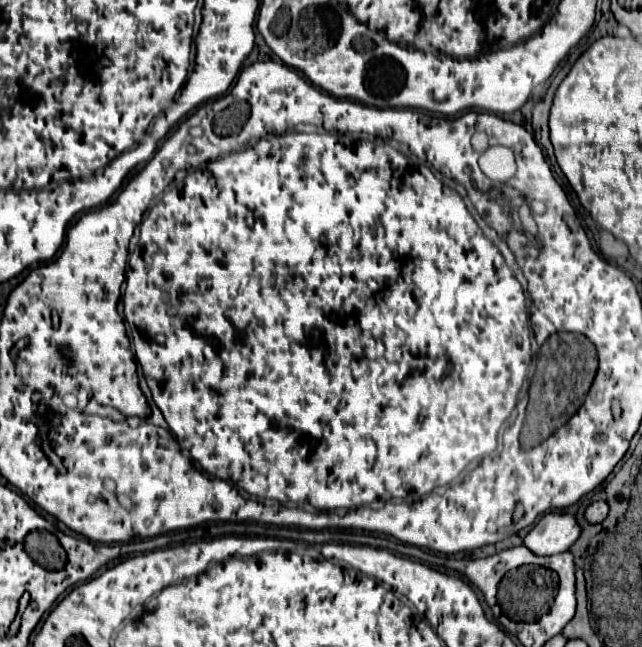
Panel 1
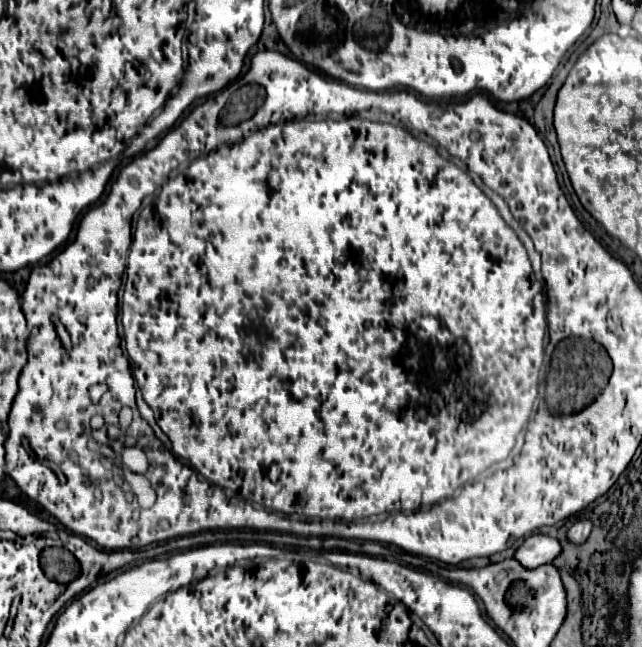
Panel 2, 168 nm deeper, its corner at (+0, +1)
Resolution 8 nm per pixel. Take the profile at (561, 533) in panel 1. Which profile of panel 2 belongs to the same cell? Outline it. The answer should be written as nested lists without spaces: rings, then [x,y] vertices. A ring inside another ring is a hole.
[[[532,534],[524,540],[524,544],[516,550],[514,558],[522,562],[526,568],[538,568],[542,564],[550,564],[560,554],[560,544],[554,536]]]

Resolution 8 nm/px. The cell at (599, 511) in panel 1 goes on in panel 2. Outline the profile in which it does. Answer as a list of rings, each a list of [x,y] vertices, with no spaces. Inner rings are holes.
[[[578,520],[570,526],[568,530],[568,540],[572,544],[584,544],[590,536],[590,530],[592,530],[592,522],[590,520]]]

